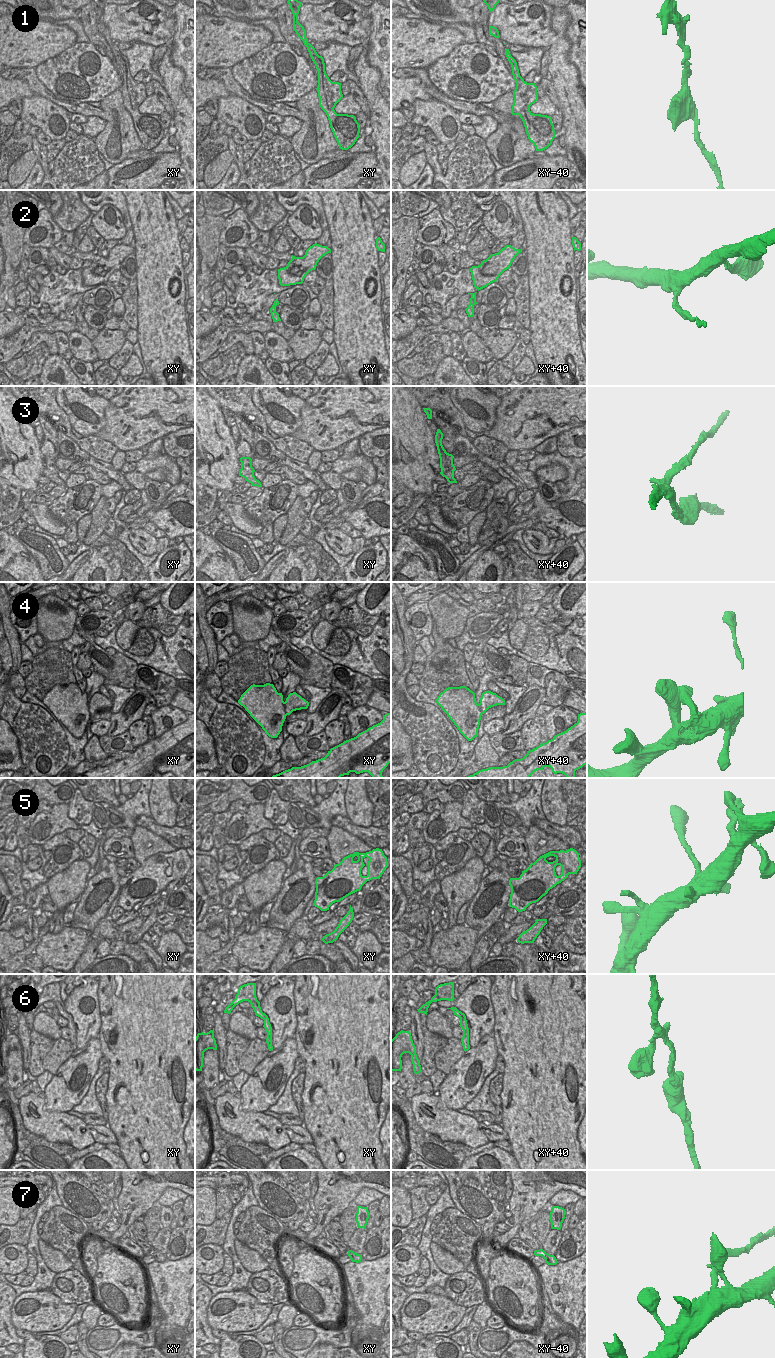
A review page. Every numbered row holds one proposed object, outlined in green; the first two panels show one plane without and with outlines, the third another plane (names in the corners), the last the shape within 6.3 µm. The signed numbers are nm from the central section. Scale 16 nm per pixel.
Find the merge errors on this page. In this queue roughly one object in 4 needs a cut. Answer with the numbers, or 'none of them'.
2, 3, 7

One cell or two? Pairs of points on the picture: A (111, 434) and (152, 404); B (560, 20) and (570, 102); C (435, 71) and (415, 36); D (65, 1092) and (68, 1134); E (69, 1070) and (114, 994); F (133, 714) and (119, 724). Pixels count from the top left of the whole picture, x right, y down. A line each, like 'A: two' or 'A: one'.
A: one
B: one
C: two
D: two
E: two
F: one

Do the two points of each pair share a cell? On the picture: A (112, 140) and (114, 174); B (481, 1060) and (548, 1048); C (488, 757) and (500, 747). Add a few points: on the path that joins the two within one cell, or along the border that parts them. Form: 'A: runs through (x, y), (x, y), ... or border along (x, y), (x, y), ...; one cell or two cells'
A: border along (126, 158), (114, 165); two cells
B: border along (492, 1036), (499, 1055); two cells
C: border along (489, 736), (491, 747), (500, 757); two cells

